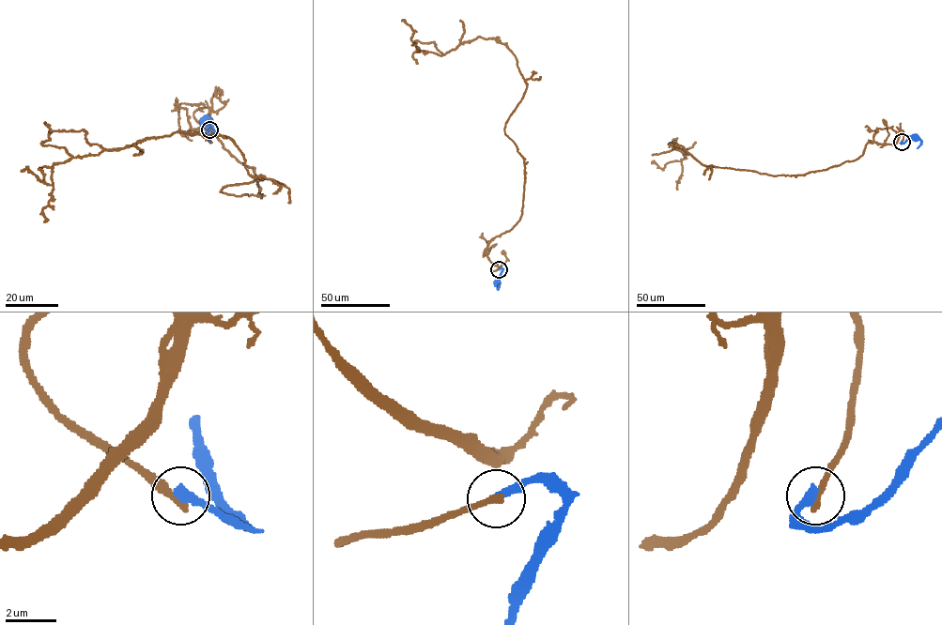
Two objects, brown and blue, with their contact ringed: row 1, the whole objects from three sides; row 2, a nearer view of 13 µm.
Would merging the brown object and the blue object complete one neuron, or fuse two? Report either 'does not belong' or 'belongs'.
does not belong

